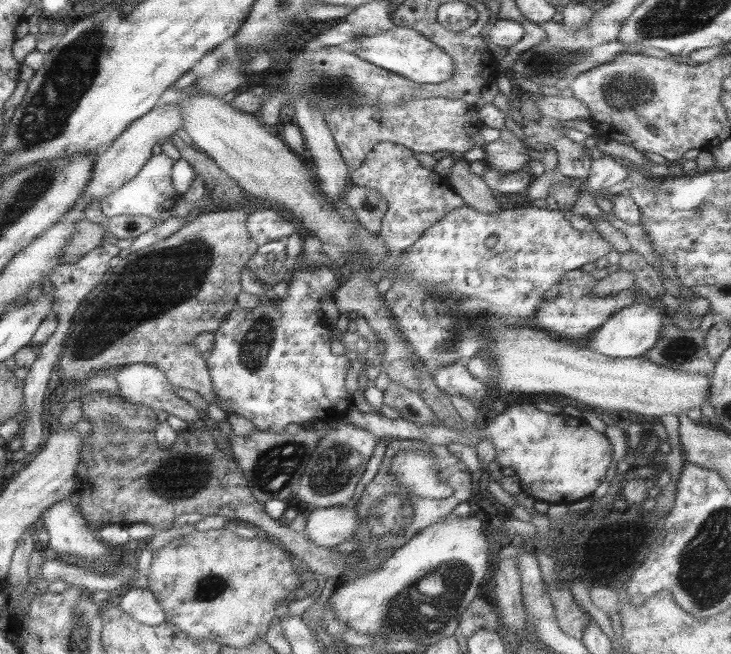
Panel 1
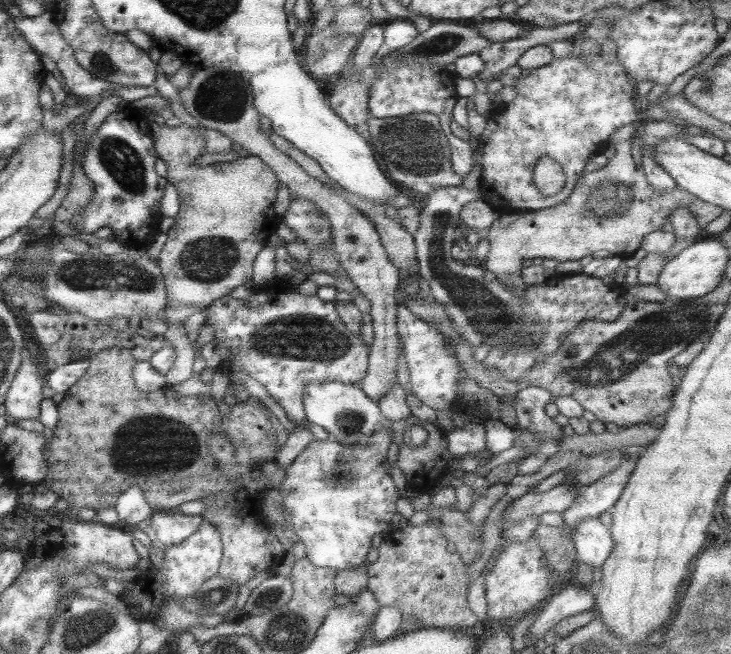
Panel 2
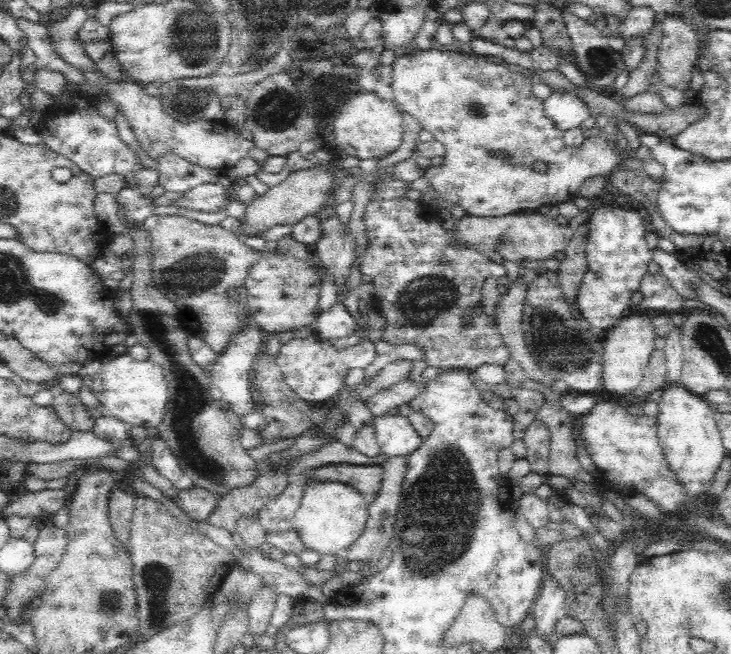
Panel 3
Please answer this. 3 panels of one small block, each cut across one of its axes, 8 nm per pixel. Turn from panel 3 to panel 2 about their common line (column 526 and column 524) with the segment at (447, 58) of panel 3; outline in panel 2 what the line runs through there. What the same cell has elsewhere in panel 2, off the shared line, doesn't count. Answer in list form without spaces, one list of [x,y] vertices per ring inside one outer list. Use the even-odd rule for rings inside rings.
[[[575,37],[573,44],[573,52],[572,55],[567,56],[567,58],[561,58],[558,60],[551,60],[551,63],[544,65],[543,67],[539,67],[531,71],[528,76],[521,76],[515,82],[514,87],[517,90],[517,95],[515,98],[509,103],[497,103],[492,105],[491,109],[487,112],[485,125],[486,127],[481,132],[481,135],[477,138],[478,147],[481,153],[481,176],[480,181],[478,183],[478,191],[481,193],[482,199],[490,205],[492,208],[495,208],[498,211],[504,212],[527,212],[527,211],[536,211],[544,208],[551,208],[560,202],[563,202],[568,196],[573,187],[575,186],[576,180],[580,178],[580,175],[584,173],[583,168],[585,168],[585,162],[592,155],[597,155],[598,153],[602,153],[606,147],[607,142],[609,141],[609,136],[620,127],[623,127],[626,124],[630,124],[633,120],[639,118],[641,116],[638,111],[637,101],[633,99],[635,92],[635,84],[629,80],[627,75],[623,73],[623,67],[619,65],[619,62],[613,60],[613,62],[604,62],[602,56],[597,55],[591,58],[590,63],[586,63],[585,60],[582,60],[581,56],[579,56],[580,52],[580,40]],[[541,157],[547,157],[553,159],[558,165],[560,165],[561,170],[563,171],[564,180],[563,188],[559,193],[553,194],[551,196],[543,196],[532,183],[532,170],[533,166],[535,166],[536,160]]]

